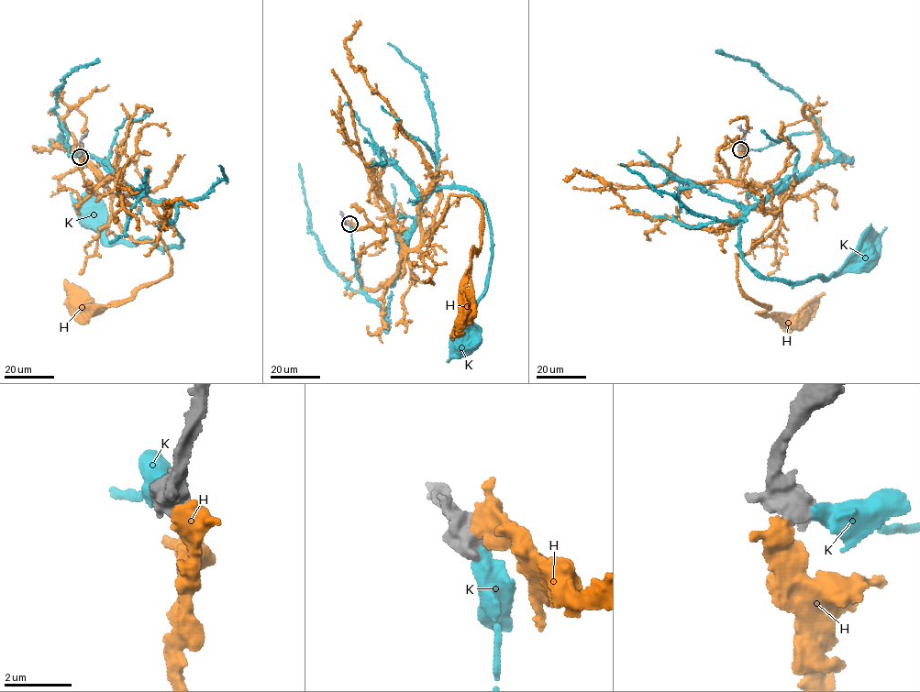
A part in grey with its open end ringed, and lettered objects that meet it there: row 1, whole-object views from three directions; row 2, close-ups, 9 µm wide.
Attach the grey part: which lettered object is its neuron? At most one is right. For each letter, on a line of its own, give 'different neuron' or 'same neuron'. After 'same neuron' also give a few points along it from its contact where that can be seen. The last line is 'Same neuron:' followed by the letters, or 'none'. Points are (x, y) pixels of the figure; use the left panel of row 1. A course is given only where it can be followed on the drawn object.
H: same neuron; it runs (80, 157), (89, 188), (109, 179), (121, 229), (135, 241), (159, 238), (171, 269), (97, 313), (83, 308)
K: different neuron
Same neuron: H

